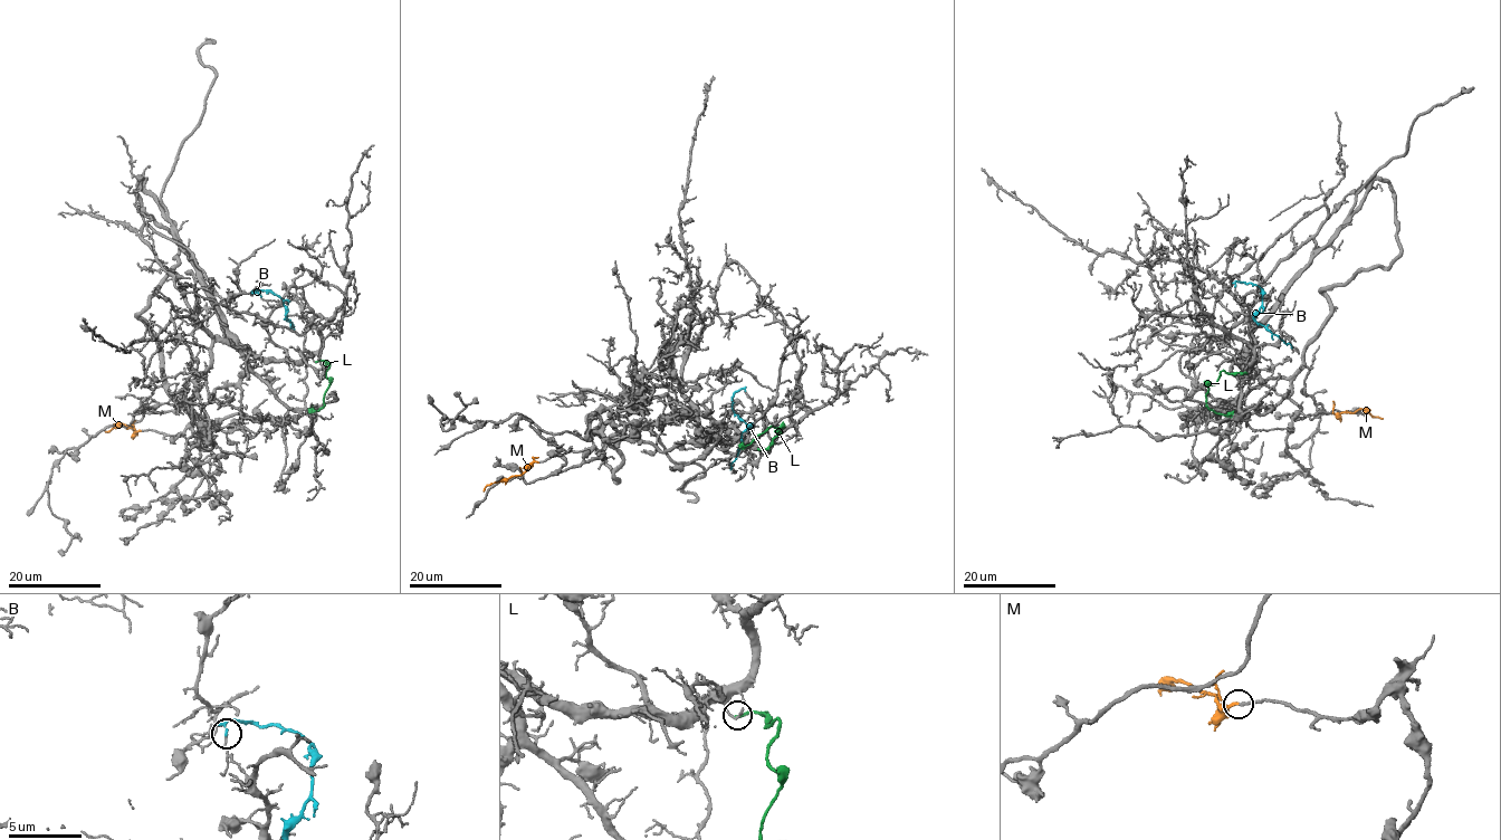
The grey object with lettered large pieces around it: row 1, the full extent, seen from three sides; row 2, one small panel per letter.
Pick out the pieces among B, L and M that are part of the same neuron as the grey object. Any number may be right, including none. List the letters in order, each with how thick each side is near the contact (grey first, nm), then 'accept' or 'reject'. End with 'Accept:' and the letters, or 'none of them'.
B: calibres 110 and 160 nm; reject
L: calibres 170 and 170 nm; reject
M: calibres 190 and 140 nm; accept
Accept: M

